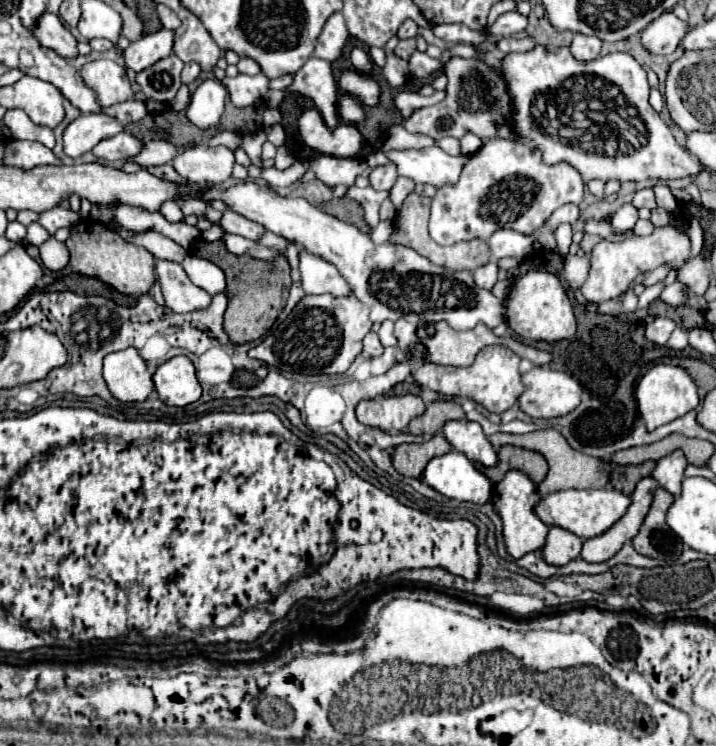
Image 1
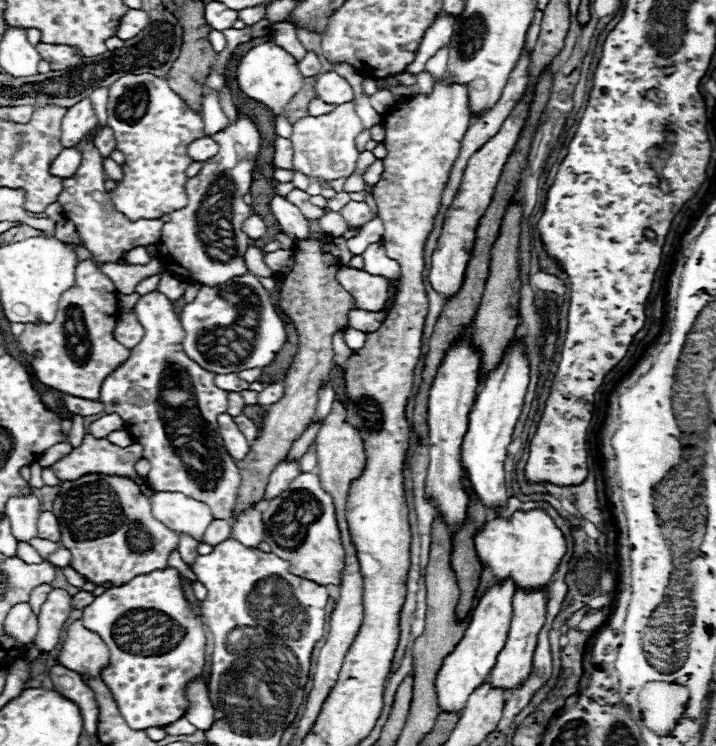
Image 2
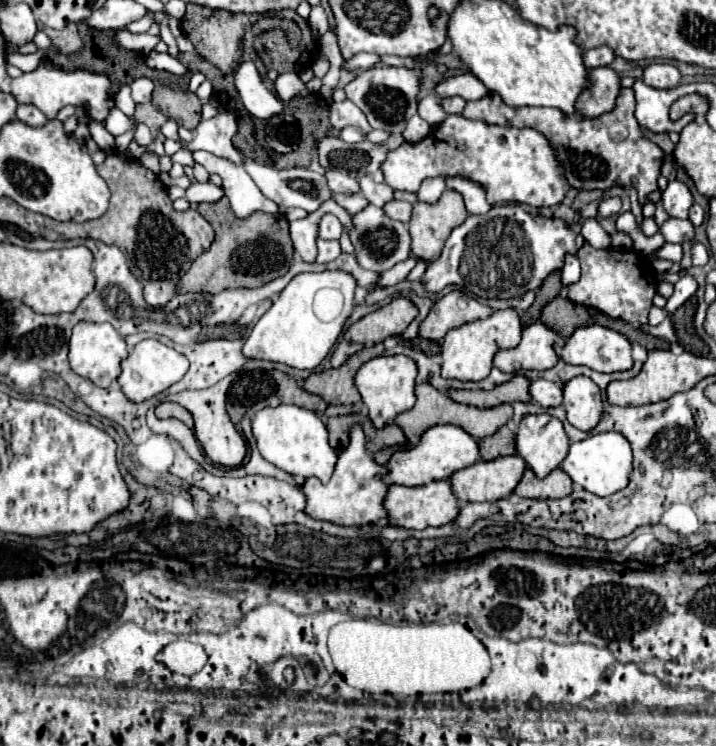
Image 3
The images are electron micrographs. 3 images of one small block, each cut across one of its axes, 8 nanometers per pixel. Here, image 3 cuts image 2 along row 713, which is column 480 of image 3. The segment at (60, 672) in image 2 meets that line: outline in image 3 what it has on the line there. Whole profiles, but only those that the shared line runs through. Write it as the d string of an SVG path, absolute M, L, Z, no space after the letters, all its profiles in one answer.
M466 72L438 82L434 88L434 94L438 100L452 98L452 96L462 96L464 100L480 100L488 94L488 88L474 74Z

